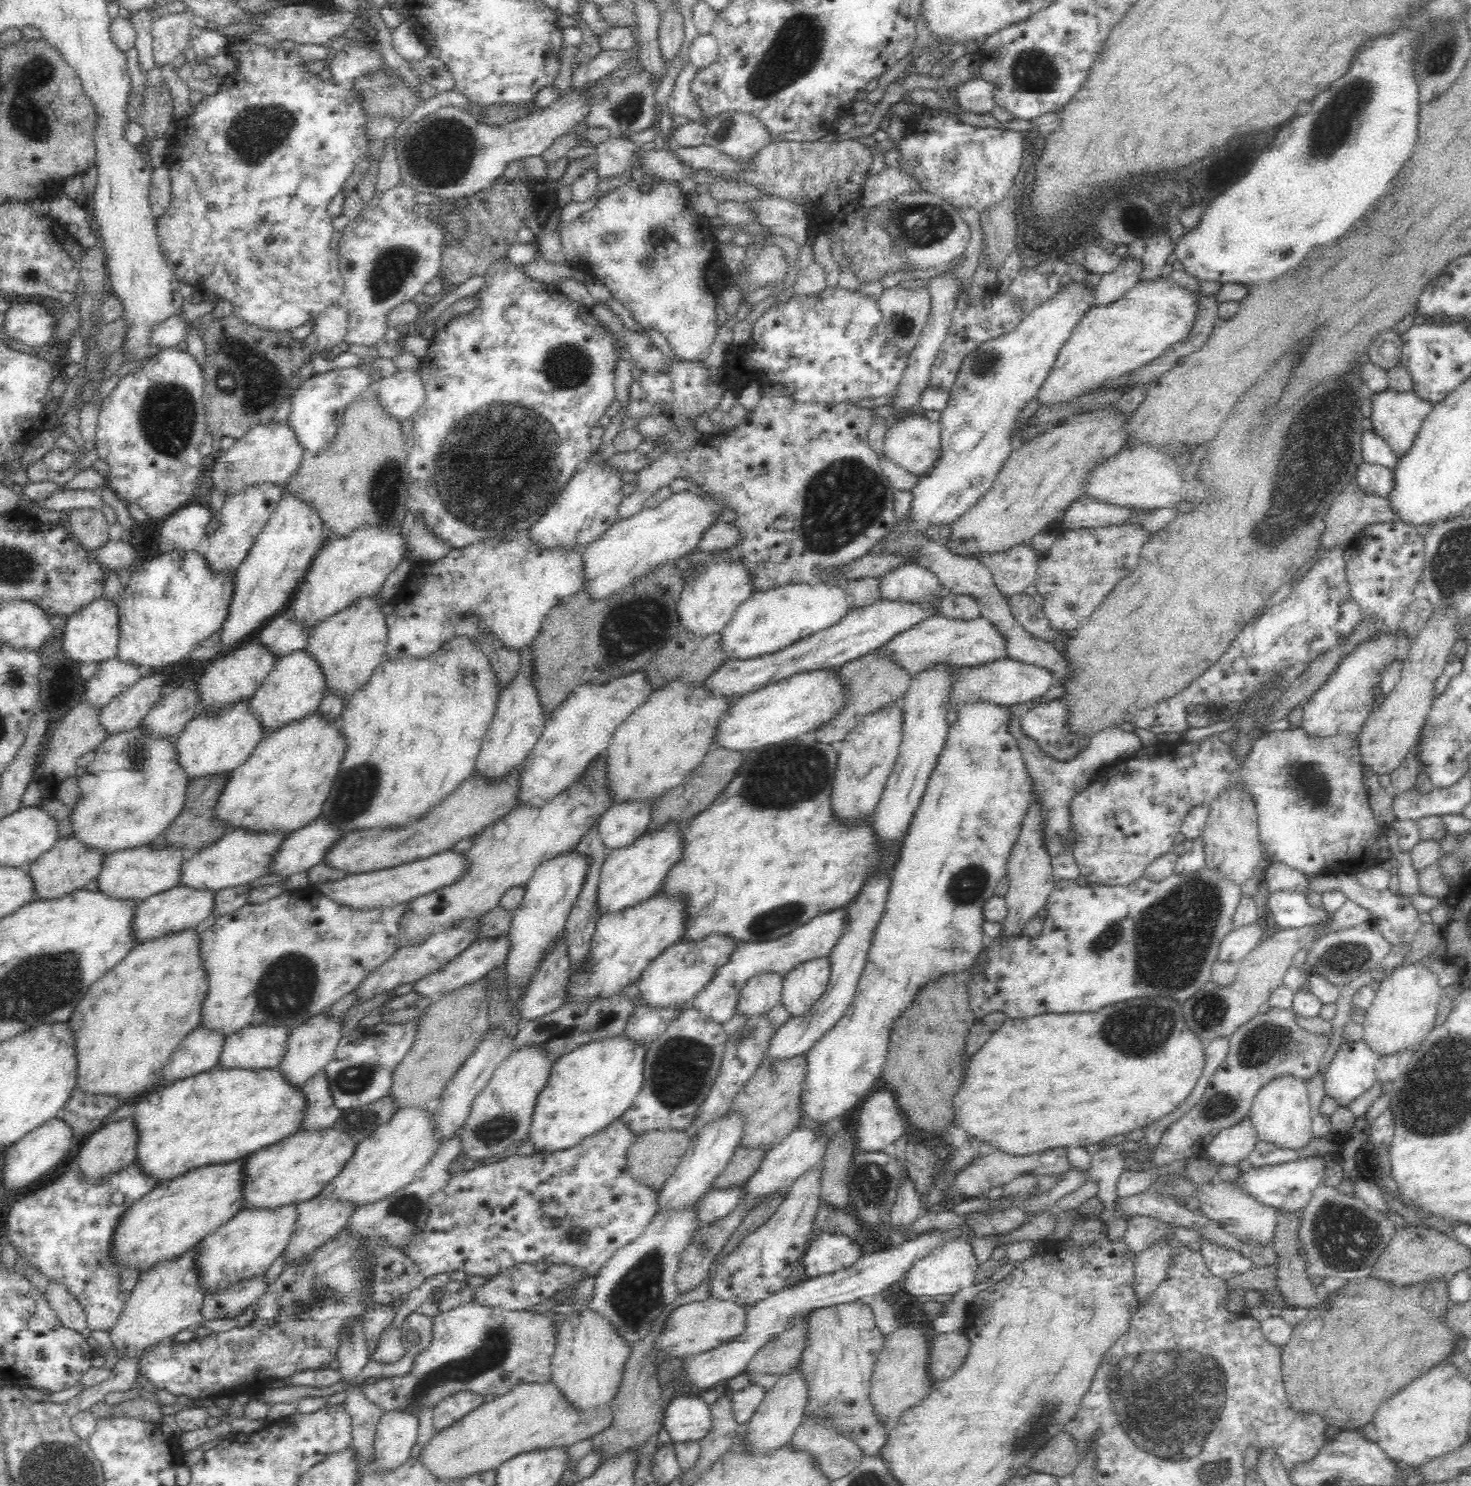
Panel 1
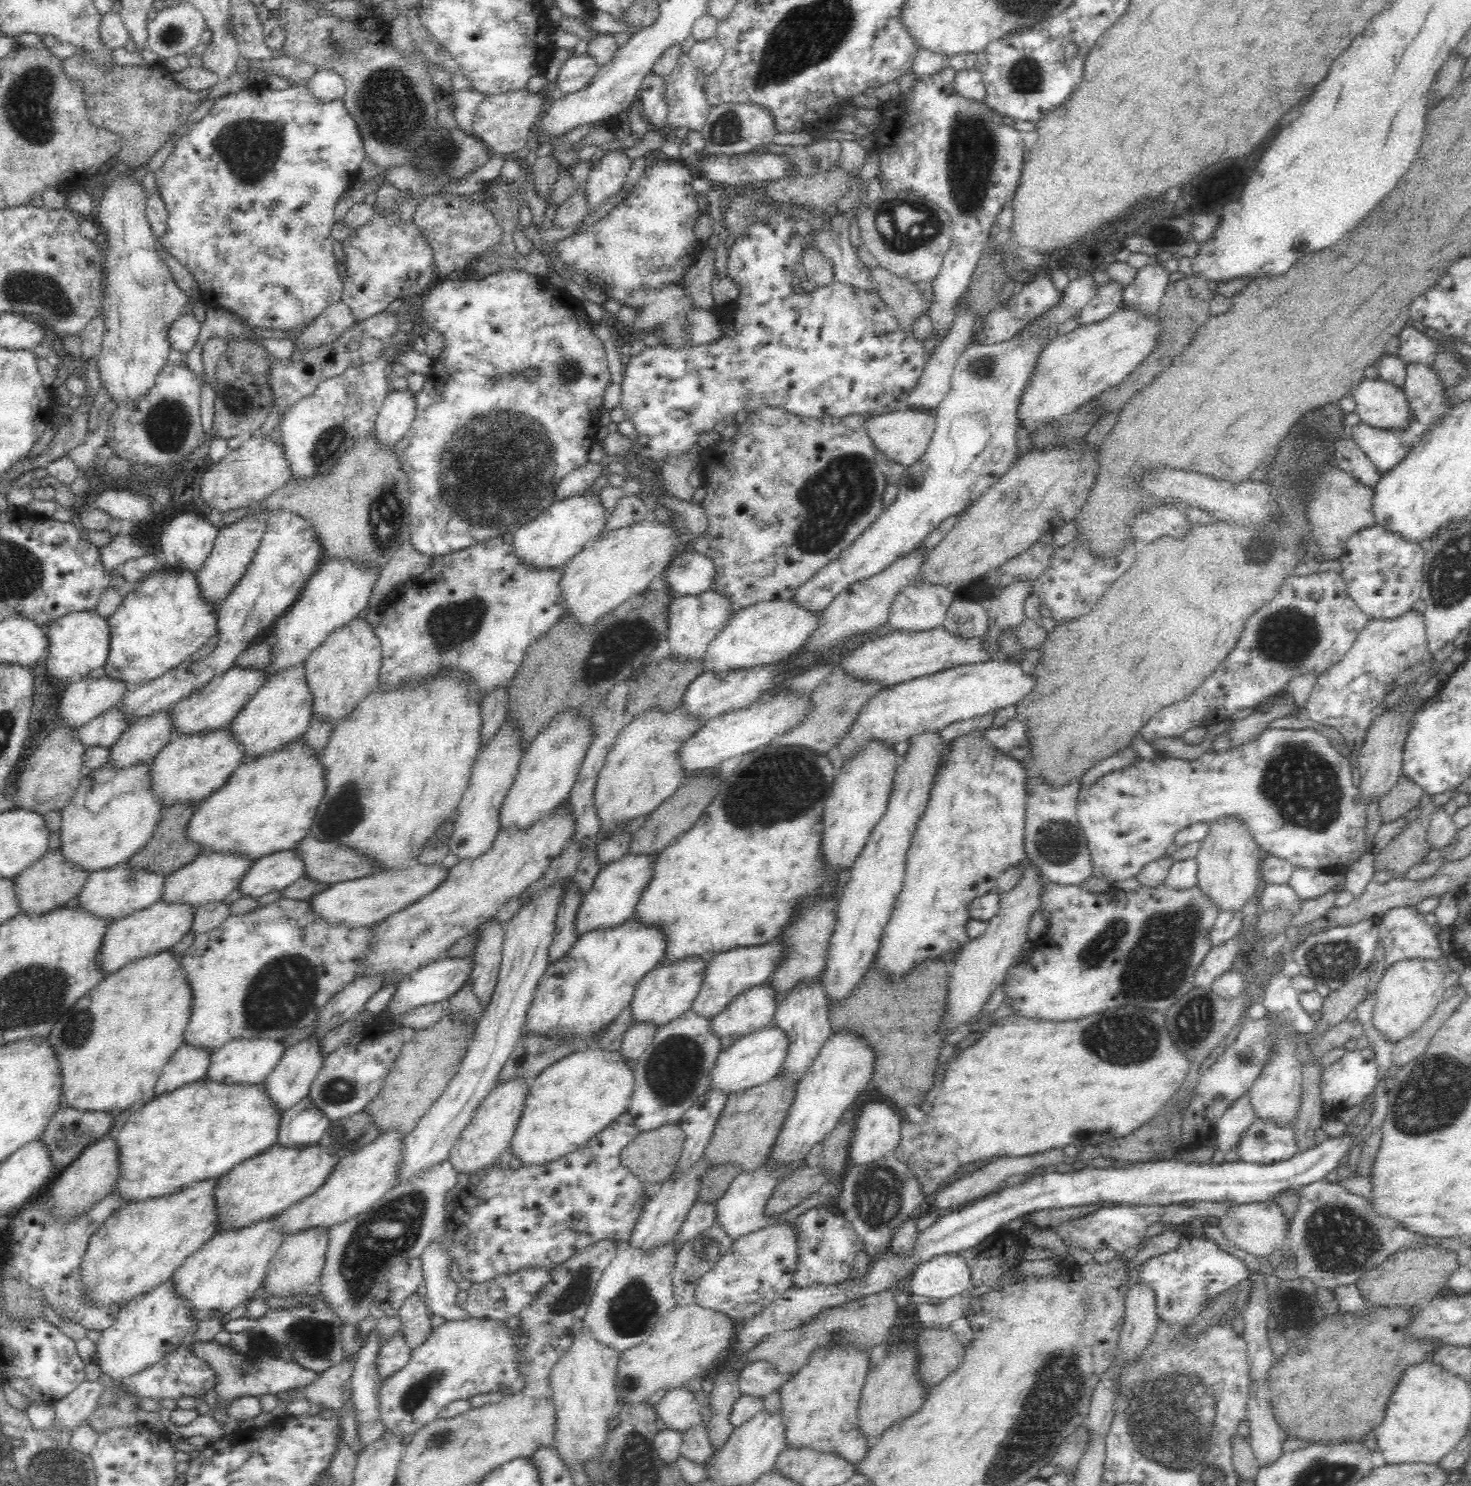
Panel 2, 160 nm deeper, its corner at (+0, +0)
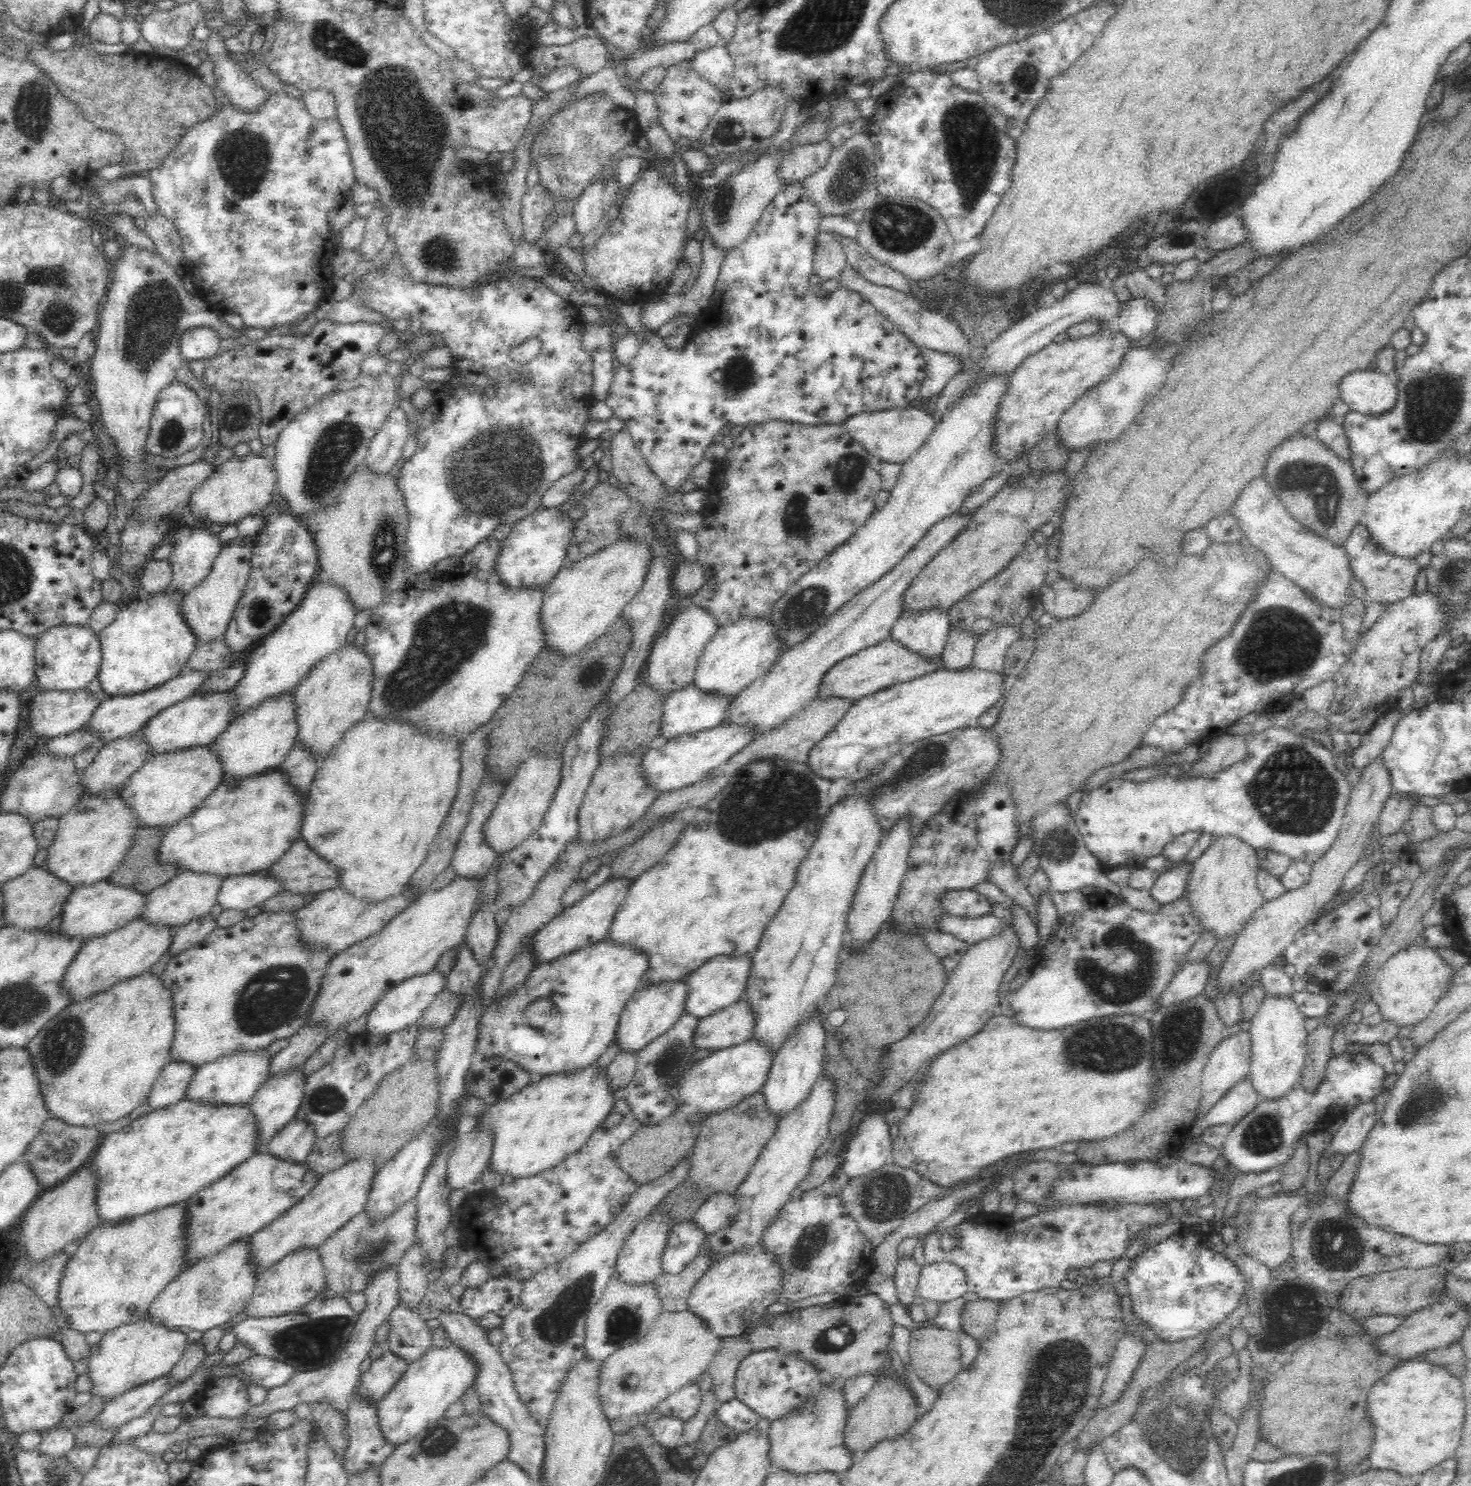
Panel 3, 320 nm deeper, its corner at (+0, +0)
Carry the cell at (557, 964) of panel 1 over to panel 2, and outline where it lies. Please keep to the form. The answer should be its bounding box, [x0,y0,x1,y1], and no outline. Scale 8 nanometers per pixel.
[548,880,581,964]

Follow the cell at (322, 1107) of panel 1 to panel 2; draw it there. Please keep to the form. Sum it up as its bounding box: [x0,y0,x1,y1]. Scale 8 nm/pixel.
[276,1096,330,1147]

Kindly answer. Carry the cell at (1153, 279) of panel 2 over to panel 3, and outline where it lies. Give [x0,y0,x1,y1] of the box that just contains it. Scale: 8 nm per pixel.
[1114,297,1157,344]

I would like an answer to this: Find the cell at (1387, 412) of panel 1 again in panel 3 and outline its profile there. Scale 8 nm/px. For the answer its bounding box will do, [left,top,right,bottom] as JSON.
[1340,371,1398,416]

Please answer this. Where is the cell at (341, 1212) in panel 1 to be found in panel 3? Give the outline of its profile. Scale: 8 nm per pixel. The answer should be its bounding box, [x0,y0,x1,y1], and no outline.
[244,1247,325,1318]

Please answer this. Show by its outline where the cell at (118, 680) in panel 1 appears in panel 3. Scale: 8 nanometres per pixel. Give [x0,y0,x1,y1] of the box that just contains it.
[30,687,104,738]

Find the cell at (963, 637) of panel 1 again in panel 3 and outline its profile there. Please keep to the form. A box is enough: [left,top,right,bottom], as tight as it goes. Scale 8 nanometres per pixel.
[818,636,944,699]

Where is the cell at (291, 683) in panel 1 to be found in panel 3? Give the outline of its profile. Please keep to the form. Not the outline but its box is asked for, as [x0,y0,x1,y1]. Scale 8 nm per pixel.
[212,690,298,778]

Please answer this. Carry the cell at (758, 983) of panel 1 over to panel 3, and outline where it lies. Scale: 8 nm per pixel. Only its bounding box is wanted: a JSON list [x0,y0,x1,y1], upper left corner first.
[694,997,756,1050]

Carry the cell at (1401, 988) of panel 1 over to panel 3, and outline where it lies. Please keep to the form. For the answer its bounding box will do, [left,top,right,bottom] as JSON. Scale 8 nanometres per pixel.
[1370,944,1453,1028]

